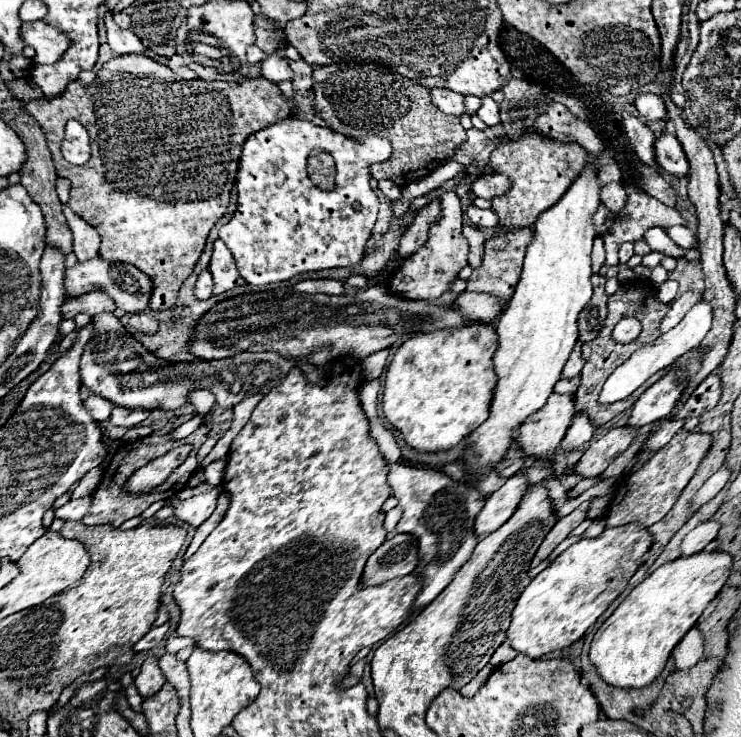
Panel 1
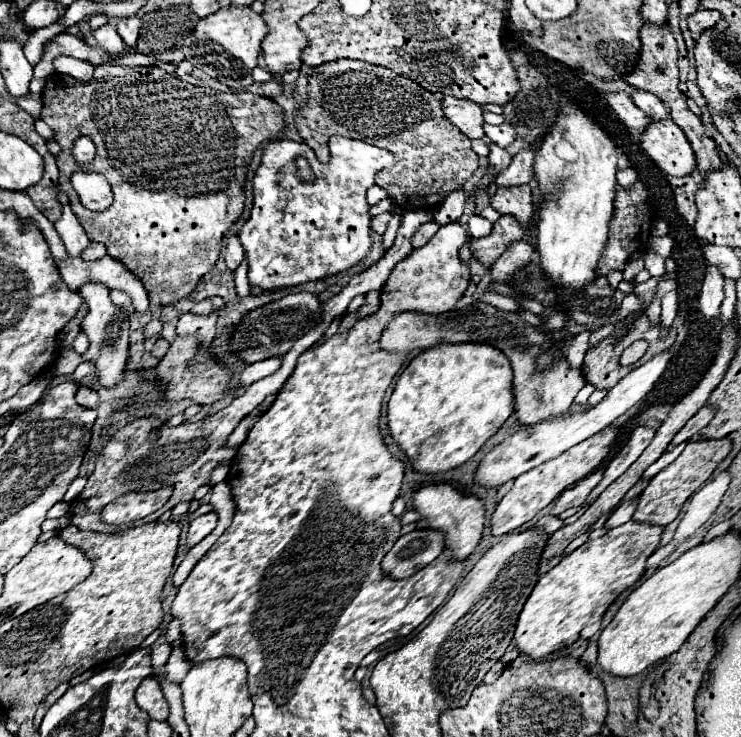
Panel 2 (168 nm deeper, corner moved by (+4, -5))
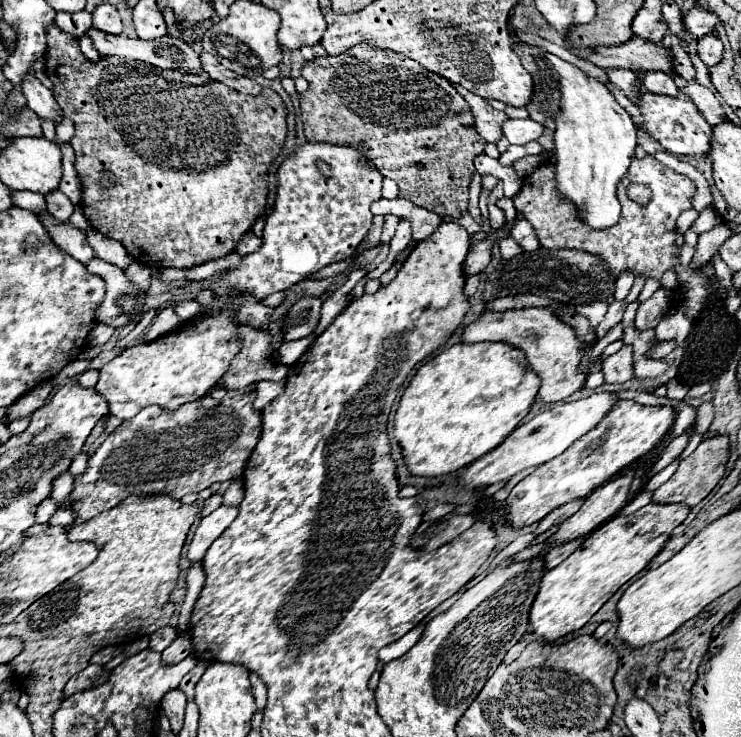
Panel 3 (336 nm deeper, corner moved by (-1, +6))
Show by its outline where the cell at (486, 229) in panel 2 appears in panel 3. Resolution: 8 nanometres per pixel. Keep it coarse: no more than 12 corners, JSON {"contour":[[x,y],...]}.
{"contour":[[488,205],[488,219],[494,229],[506,221],[504,211]]}

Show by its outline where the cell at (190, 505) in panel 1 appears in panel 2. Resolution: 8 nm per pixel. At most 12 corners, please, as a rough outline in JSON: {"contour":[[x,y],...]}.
{"contour":[[217,514],[191,520],[187,548],[199,544],[217,526]]}

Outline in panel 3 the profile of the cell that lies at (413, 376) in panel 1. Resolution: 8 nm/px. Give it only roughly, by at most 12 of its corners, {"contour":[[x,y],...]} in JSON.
{"contour":[[510,343],[428,359],[396,409],[412,475],[470,465],[528,415]]}

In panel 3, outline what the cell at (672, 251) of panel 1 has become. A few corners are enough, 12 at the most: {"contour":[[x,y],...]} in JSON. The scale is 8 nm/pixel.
{"contour":[[683,211],[677,220],[681,234],[689,230],[699,212]]}

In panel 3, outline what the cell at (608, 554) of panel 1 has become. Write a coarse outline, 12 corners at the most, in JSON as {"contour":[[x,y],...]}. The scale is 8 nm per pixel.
{"contour":[[686,505],[596,527],[542,577],[530,631],[586,625],[650,563]]}

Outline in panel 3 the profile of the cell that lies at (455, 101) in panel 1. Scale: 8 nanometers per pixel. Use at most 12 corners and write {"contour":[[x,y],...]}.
{"contour":[[456,85],[468,101],[474,127],[496,143],[508,117],[472,91]]}

